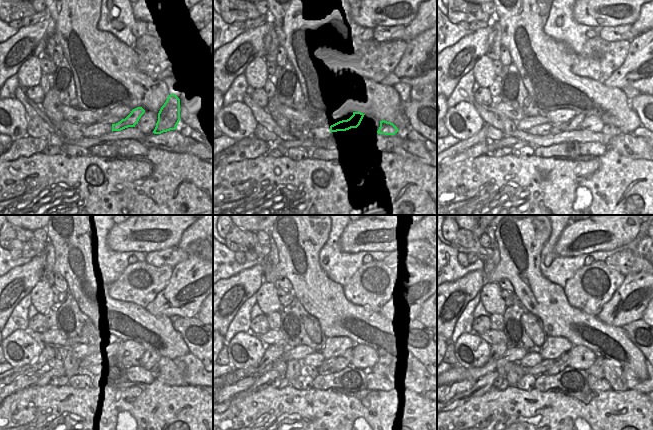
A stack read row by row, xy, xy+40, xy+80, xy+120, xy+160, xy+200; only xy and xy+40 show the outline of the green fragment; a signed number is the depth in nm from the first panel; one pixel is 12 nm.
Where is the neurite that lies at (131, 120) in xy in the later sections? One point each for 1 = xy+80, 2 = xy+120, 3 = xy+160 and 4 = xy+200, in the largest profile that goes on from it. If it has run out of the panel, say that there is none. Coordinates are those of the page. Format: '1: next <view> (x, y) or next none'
1: next xy+80 (574, 124)
2: next xy+120 (123, 357)
3: next xy+160 (342, 361)
4: next xy+200 (561, 363)

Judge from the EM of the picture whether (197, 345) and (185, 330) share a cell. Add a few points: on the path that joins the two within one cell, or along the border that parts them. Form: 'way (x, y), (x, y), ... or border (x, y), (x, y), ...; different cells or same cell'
way (196, 341), (189, 334); same cell

